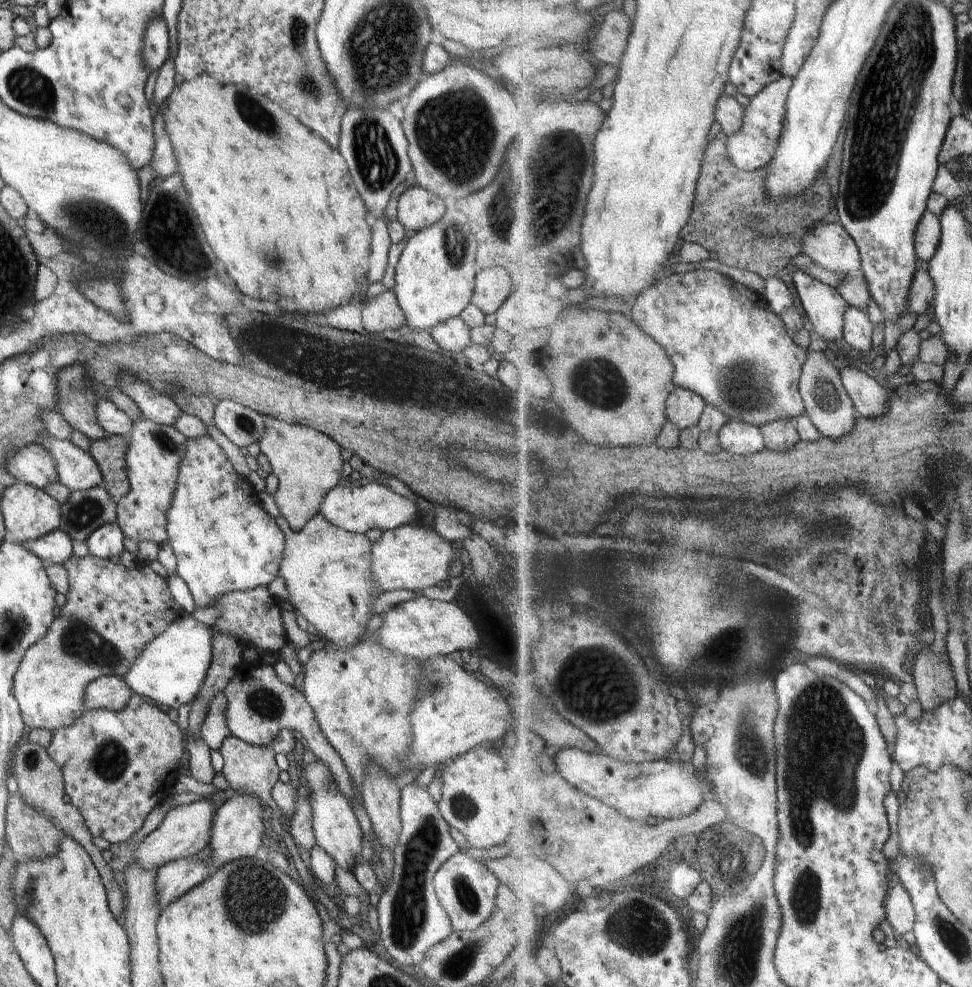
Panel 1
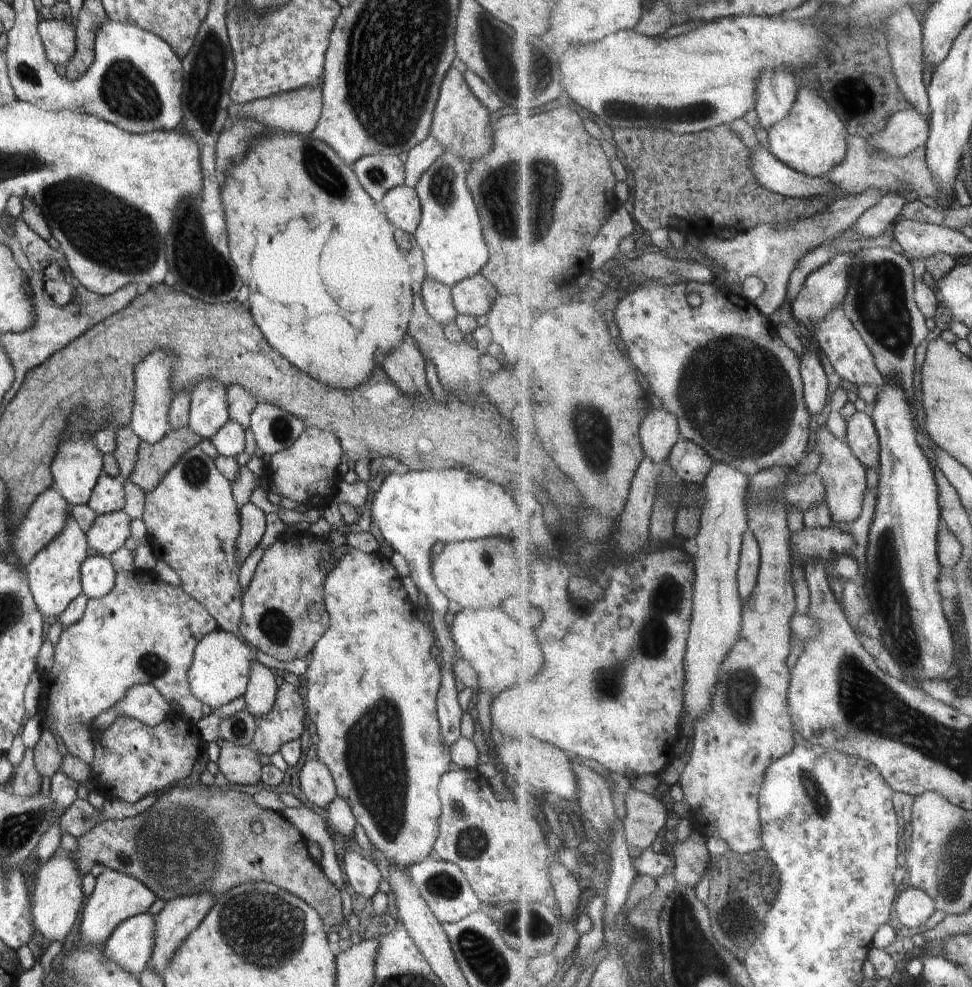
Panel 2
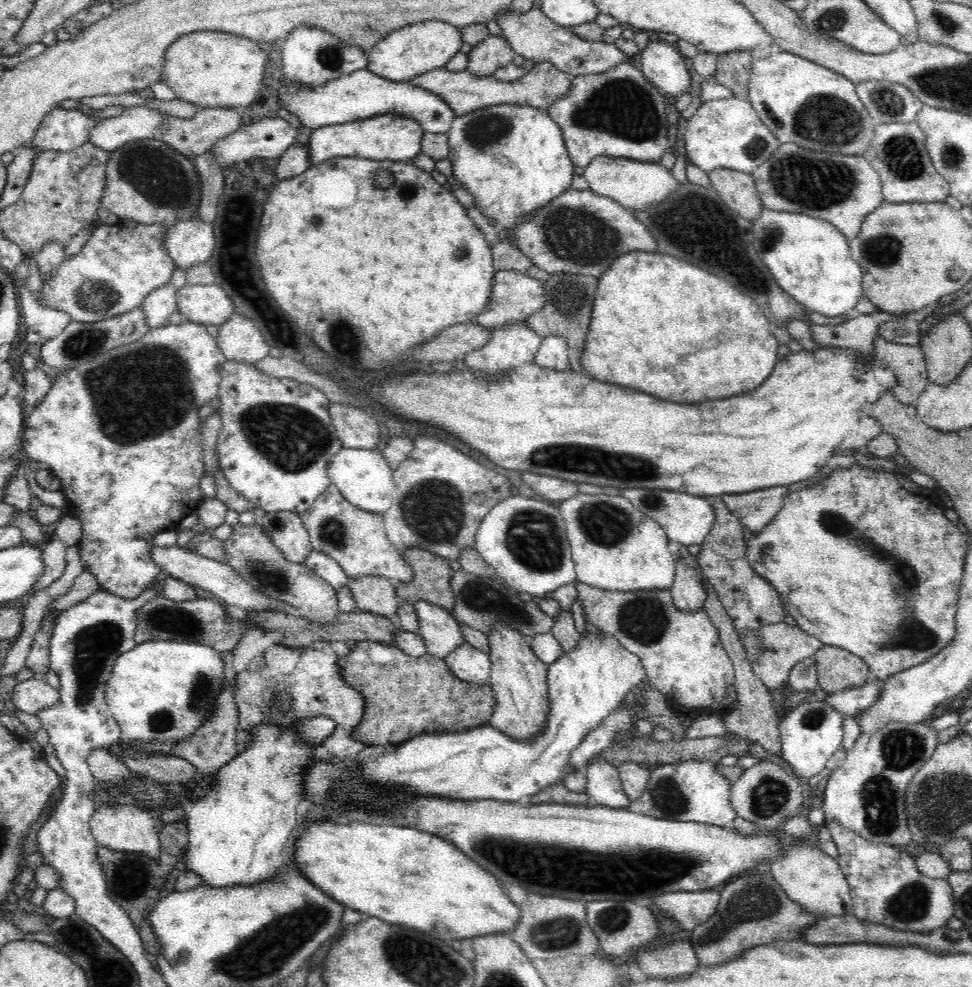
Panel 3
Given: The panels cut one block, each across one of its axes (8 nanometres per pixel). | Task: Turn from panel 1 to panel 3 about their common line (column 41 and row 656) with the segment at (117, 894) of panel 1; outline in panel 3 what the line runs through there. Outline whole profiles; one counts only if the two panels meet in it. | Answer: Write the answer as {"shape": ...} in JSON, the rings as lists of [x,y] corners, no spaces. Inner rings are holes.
{"shape":[[[785,622],[766,625],[755,631],[750,629],[740,638],[742,638],[741,644],[746,651],[748,662],[752,664],[754,674],[760,677],[760,680],[770,691],[776,690],[776,688],[783,688],[787,684],[792,667],[800,661],[814,657],[816,651],[819,651],[824,646],[820,640],[810,636],[798,625],[793,626]]]}

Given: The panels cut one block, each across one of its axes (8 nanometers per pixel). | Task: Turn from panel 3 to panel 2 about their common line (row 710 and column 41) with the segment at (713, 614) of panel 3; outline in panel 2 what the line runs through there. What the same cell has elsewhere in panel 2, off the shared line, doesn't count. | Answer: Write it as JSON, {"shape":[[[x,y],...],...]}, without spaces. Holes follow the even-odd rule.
{"shape":[[[43,727],[40,738],[33,749],[33,761],[41,776],[48,776],[48,778],[54,776],[63,763],[63,757],[58,751],[58,742],[52,731],[46,727]]]}

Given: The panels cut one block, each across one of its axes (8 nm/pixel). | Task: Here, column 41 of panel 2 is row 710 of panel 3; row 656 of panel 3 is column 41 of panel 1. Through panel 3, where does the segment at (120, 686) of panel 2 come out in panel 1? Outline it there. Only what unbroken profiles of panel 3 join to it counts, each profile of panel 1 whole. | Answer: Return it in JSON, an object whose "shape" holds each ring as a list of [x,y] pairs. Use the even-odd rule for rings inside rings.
{"shape":[[[73,555],[62,566],[69,578],[66,604],[61,608],[60,616],[55,617],[47,635],[25,652],[12,687],[24,724],[31,730],[42,729],[51,733],[72,726],[84,712],[83,700],[87,685],[103,676],[123,677],[147,644],[184,613],[171,595],[167,580],[146,564],[128,568],[122,563],[113,564],[110,560],[92,555],[84,558]]]}

